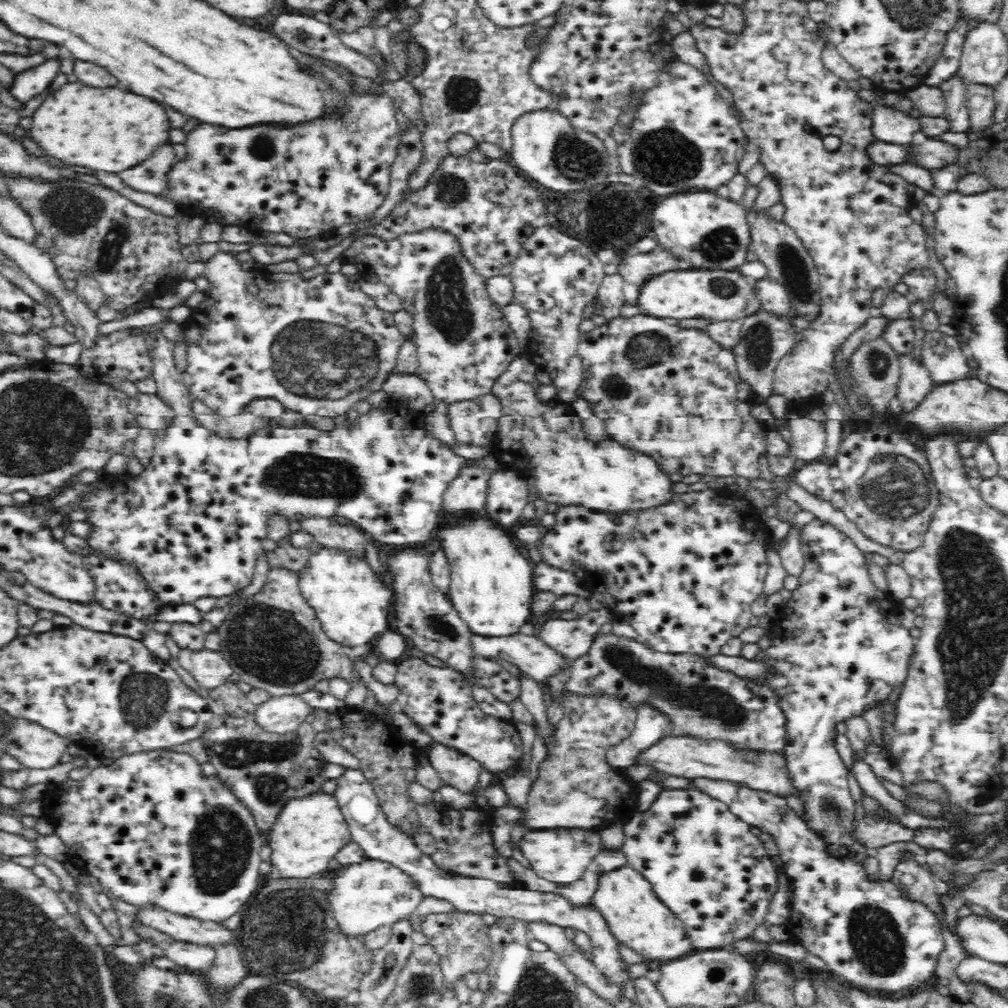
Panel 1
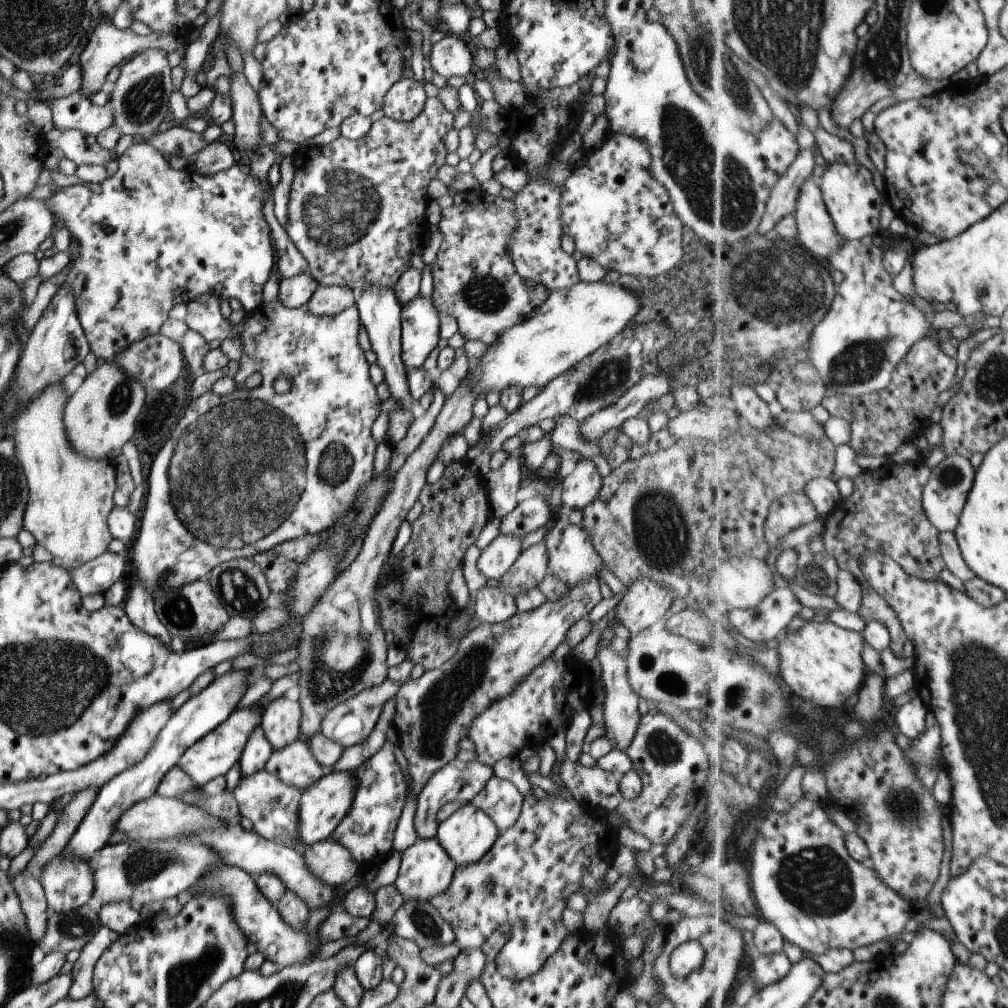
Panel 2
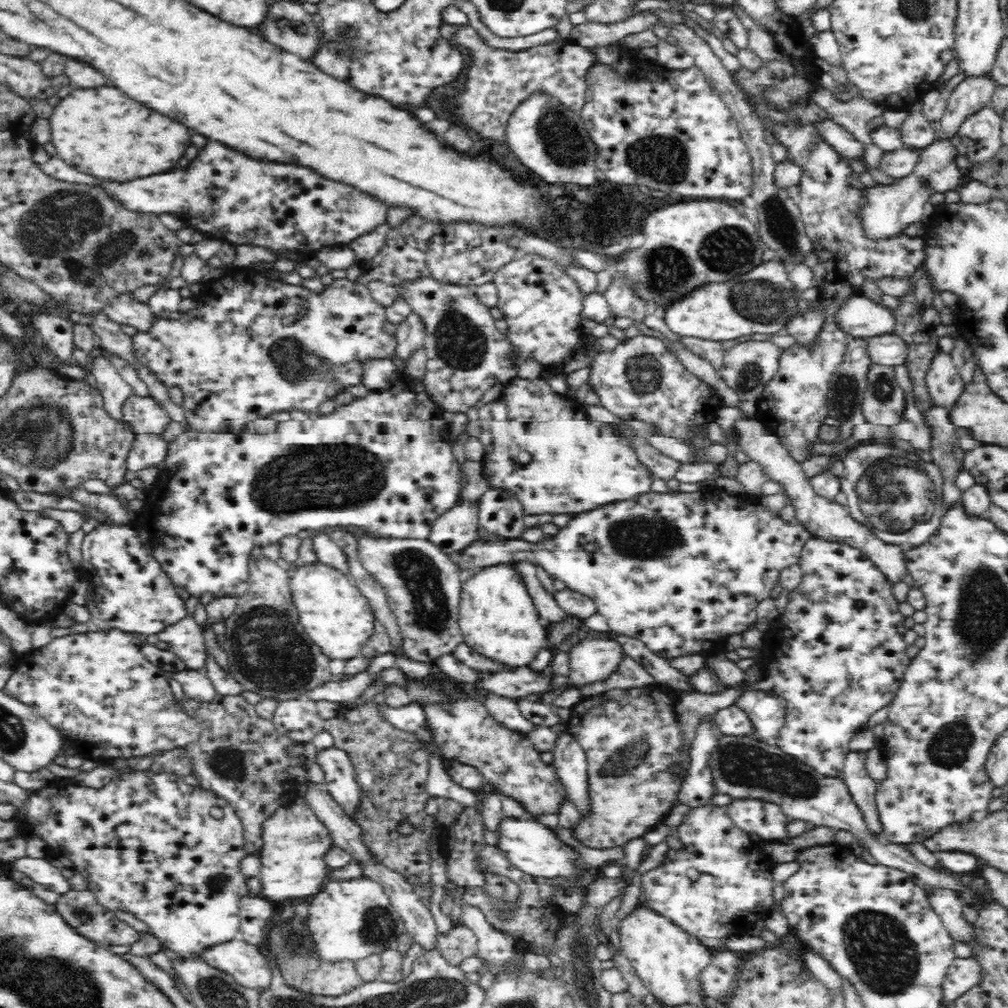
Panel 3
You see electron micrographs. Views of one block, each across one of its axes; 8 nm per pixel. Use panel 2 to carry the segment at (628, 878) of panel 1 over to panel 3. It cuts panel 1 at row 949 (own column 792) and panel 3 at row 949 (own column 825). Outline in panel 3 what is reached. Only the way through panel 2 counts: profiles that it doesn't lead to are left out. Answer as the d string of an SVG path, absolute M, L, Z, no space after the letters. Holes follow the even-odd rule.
M643 898L630 912L616 919L621 953L628 958L631 966L636 969L636 974L648 985L657 1000L665 1006L682 1003L704 1004L702 996L697 992L695 974L706 968L713 956L706 946L700 944L699 939L652 909Z

